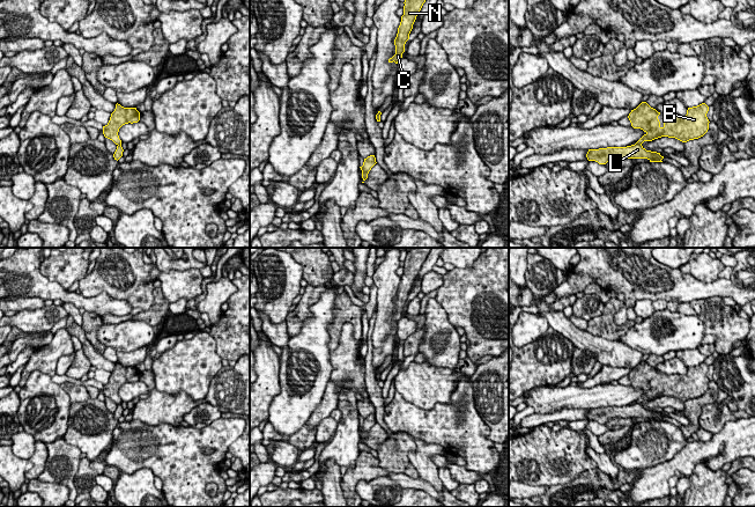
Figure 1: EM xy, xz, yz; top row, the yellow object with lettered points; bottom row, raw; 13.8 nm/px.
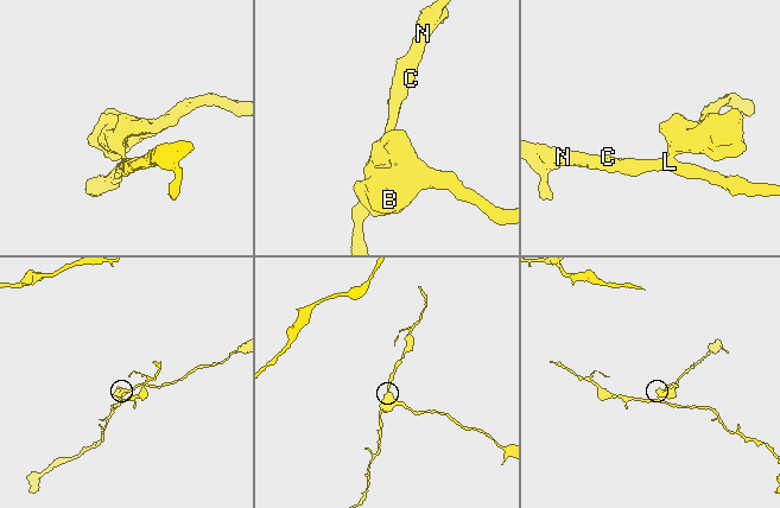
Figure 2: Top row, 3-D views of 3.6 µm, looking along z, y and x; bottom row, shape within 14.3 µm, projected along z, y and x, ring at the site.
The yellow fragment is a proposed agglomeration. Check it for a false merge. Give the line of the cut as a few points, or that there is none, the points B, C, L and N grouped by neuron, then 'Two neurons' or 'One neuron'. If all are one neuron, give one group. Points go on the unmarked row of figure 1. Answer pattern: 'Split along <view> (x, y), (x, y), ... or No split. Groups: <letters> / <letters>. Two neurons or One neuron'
Split along yz (636, 402), (641, 404). Groups: B / C L N. Two neurons

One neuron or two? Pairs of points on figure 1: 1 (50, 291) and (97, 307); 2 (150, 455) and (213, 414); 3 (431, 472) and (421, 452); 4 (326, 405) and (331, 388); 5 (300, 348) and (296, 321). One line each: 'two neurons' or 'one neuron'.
1: one neuron
2: two neurons
3: one neuron
4: one neuron
5: two neurons

